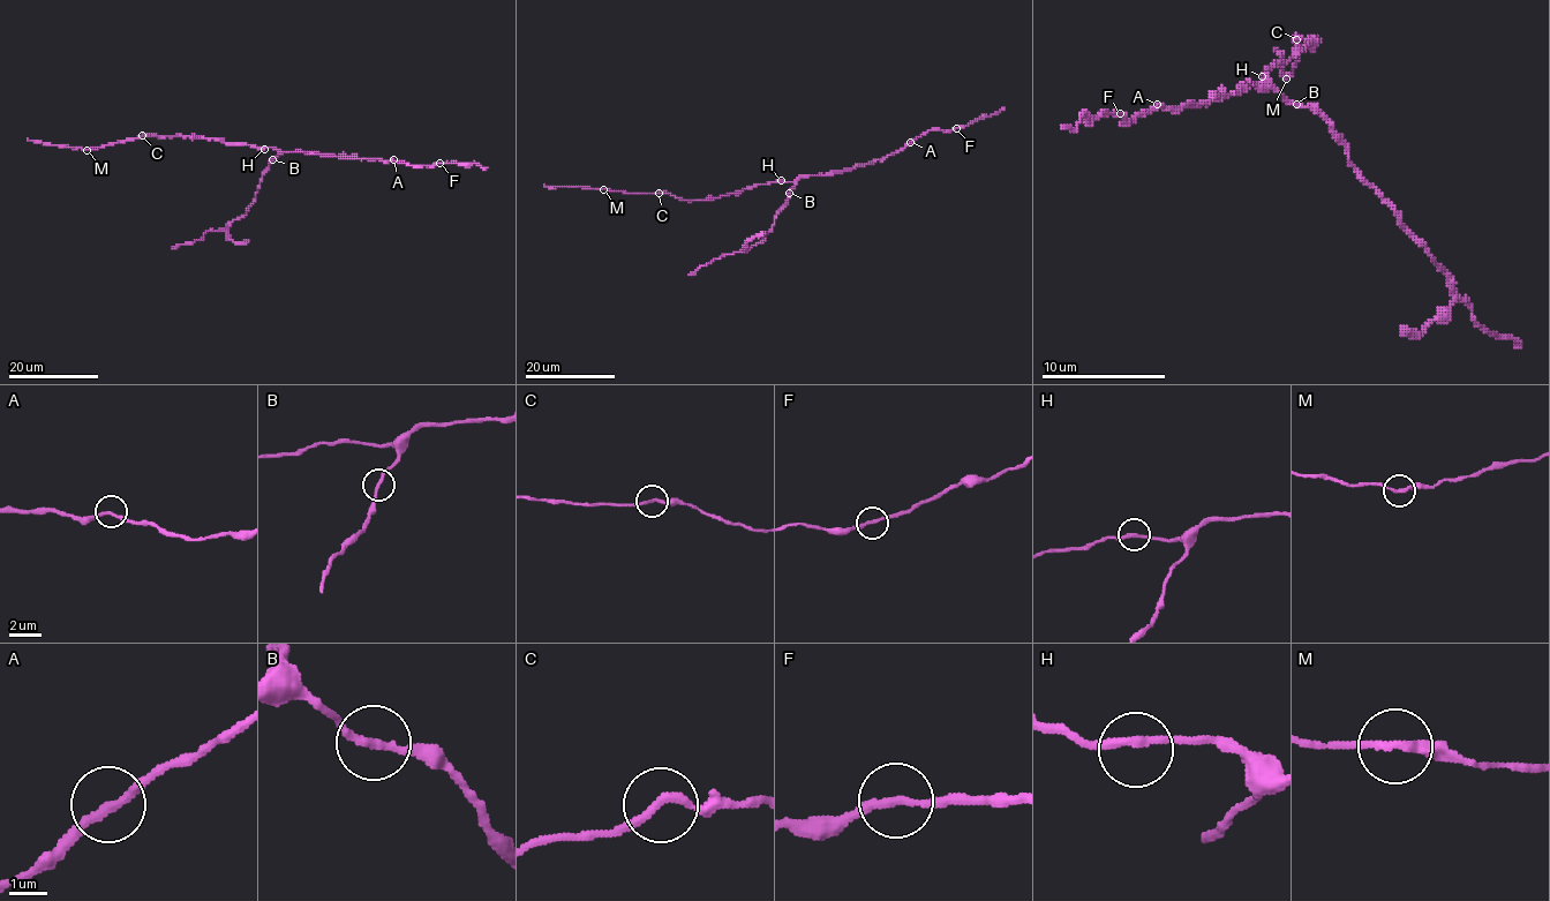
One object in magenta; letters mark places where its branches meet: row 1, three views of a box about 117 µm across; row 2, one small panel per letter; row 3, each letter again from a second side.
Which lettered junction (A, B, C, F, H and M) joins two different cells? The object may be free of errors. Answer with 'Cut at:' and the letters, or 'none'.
Cut at: none

